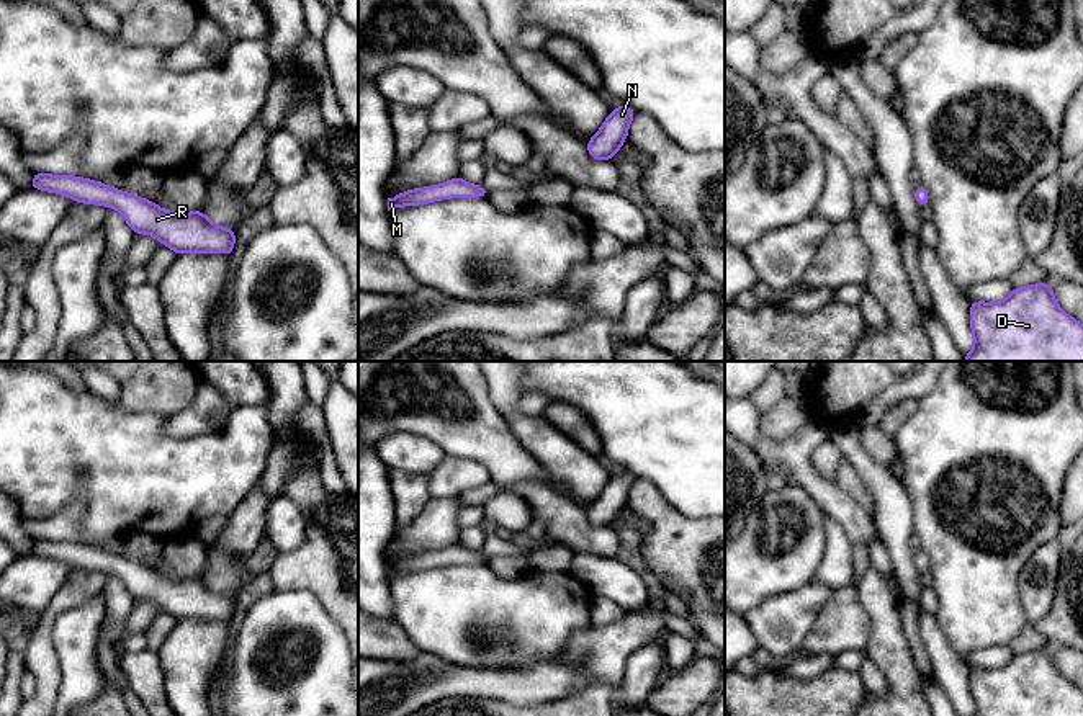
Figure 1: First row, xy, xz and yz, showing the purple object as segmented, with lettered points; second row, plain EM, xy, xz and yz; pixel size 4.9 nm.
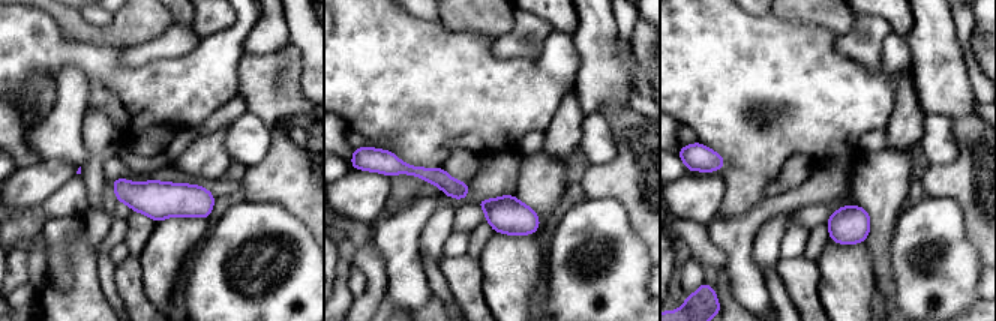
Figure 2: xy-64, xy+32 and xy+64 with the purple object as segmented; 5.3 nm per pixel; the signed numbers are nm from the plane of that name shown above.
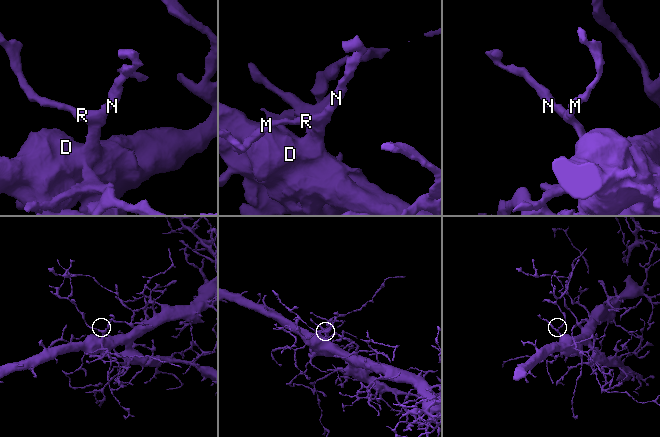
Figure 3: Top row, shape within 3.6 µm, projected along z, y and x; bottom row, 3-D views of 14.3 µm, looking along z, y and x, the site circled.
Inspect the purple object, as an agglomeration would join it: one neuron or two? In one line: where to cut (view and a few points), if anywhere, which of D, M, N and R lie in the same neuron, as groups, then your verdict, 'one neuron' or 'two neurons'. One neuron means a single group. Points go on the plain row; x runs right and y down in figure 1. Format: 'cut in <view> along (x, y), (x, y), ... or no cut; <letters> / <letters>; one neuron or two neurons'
no cut; D M N R; one neuron

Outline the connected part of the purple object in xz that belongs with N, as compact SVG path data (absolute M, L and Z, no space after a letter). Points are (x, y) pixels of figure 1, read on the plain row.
M627 471L610 476L597 500L586 510L589 521L595 526L610 526L628 502L628 492L636 477Z

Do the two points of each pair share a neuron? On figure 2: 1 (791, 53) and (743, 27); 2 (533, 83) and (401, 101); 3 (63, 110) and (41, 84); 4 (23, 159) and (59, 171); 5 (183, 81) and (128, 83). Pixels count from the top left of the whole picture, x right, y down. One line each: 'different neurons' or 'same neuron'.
1: same neuron
2: same neuron
3: different neurons
4: different neurons
5: same neuron

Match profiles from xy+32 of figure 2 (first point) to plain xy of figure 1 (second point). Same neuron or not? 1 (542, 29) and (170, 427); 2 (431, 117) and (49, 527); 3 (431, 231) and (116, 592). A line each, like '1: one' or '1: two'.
1: one
2: two
3: one

